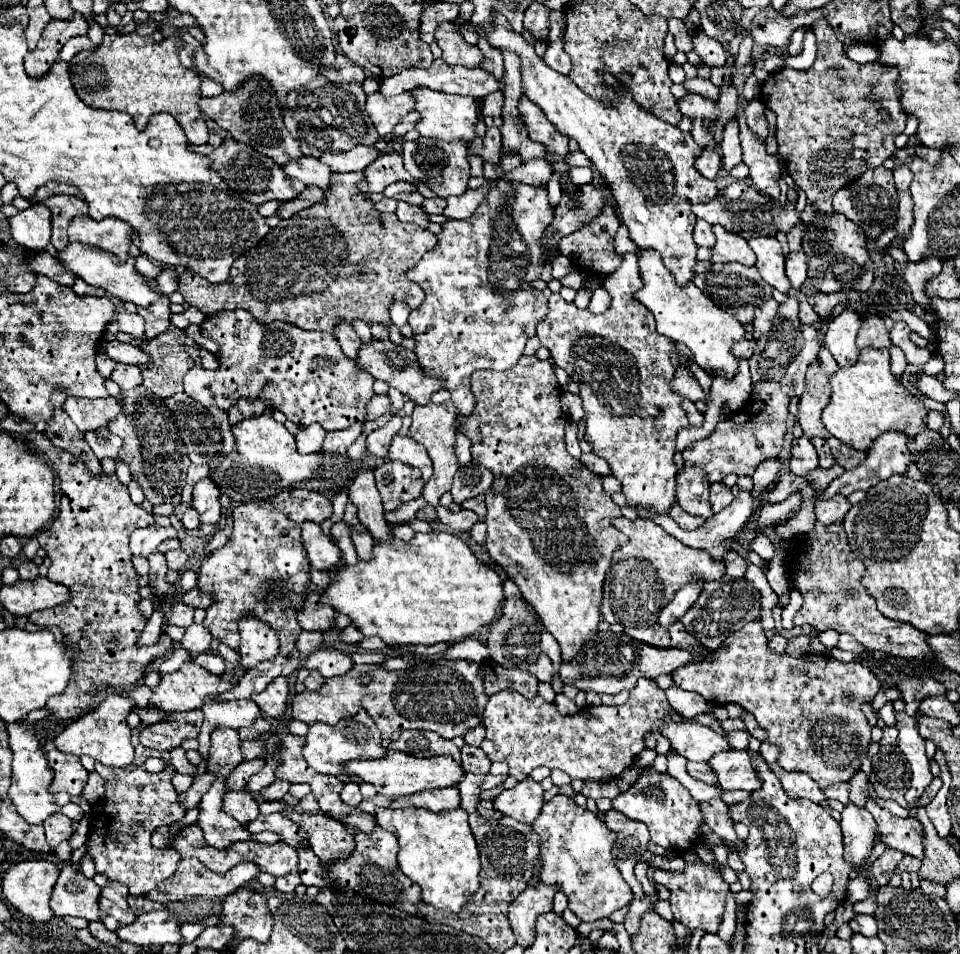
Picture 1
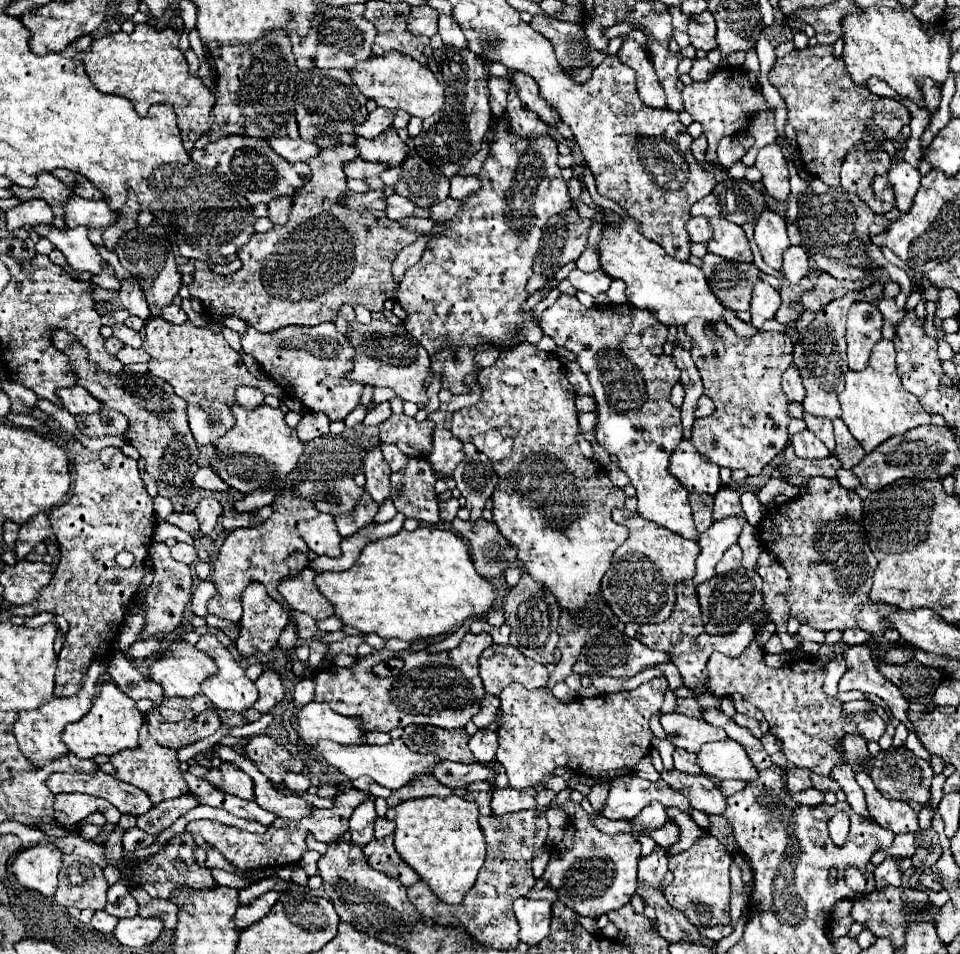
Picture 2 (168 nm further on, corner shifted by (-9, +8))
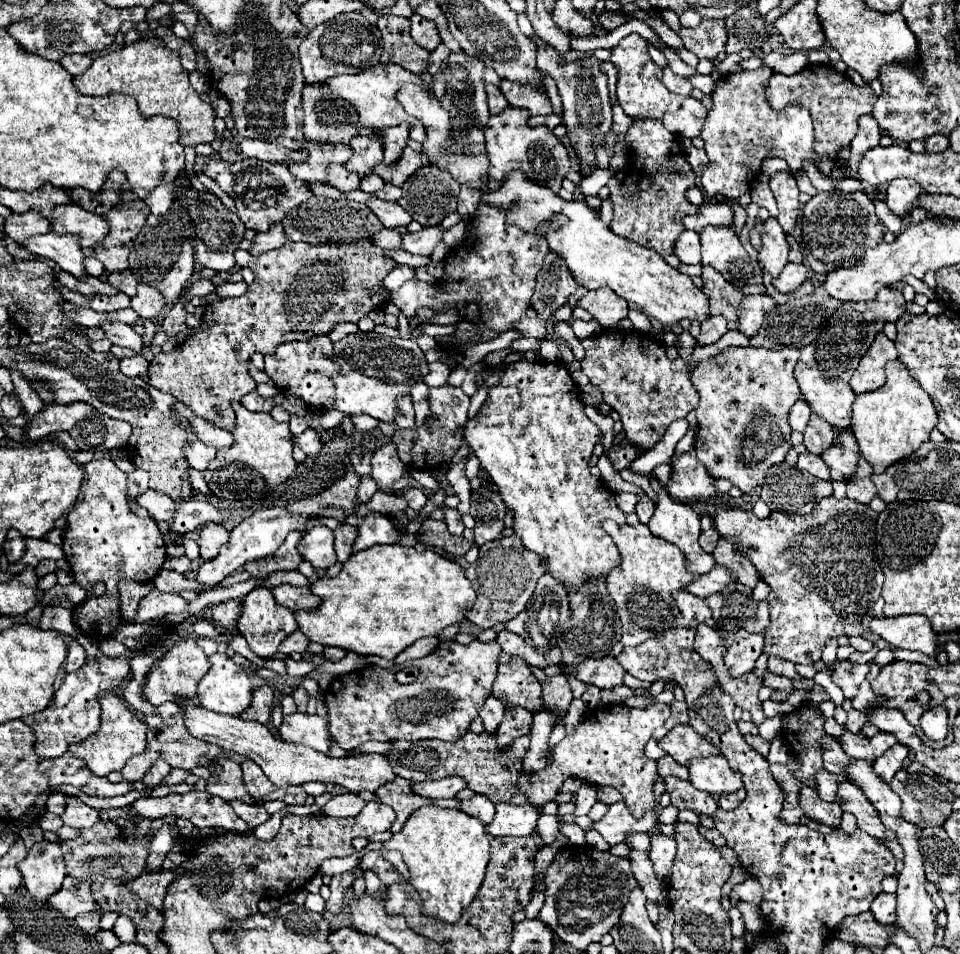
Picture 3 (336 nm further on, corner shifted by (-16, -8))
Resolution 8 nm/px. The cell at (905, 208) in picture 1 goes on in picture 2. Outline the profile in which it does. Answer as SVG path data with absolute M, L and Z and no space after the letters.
M895 162L895 164L889 168L887 184L893 188L895 208L897 208L897 210L907 212L907 210L911 208L913 196L917 194L917 188L919 188L919 180L921 180L921 174L919 174L919 170L913 168L911 164Z

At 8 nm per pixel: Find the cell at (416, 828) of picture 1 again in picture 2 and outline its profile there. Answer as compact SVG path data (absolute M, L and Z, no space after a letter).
M459 796L417 798L389 808L386 818L397 824L395 850L419 878L429 884L431 892L447 904L461 904L467 890L475 884L485 860L485 840L477 824L479 810L475 802Z

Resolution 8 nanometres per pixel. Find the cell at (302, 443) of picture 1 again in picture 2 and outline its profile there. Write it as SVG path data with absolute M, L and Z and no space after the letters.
M309 412L297 424L297 434L303 442L309 442L317 436L327 436L329 434L329 418L315 414L315 412Z

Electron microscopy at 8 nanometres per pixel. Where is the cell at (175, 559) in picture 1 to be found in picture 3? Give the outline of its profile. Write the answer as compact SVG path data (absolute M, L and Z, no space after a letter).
M182 556L182 558L166 558L166 564L162 568L174 570L174 572L180 572L180 574L186 574L190 570L190 564L192 562L186 556Z

